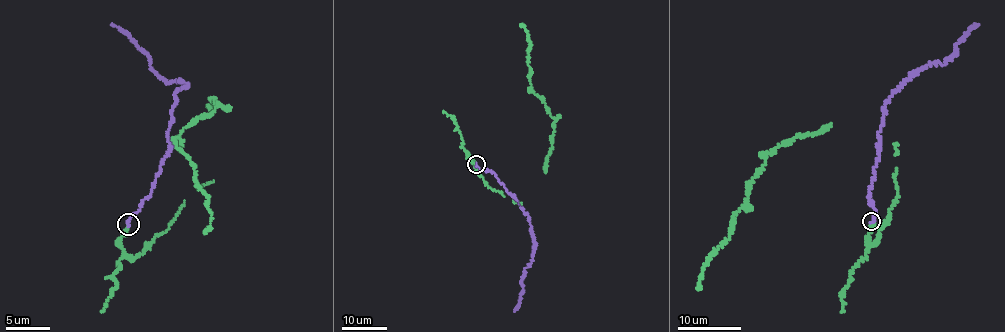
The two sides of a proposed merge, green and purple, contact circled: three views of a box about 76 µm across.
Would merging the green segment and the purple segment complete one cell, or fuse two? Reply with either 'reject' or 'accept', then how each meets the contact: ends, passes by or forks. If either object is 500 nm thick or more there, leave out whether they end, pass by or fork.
accept | green ends | purple ends

